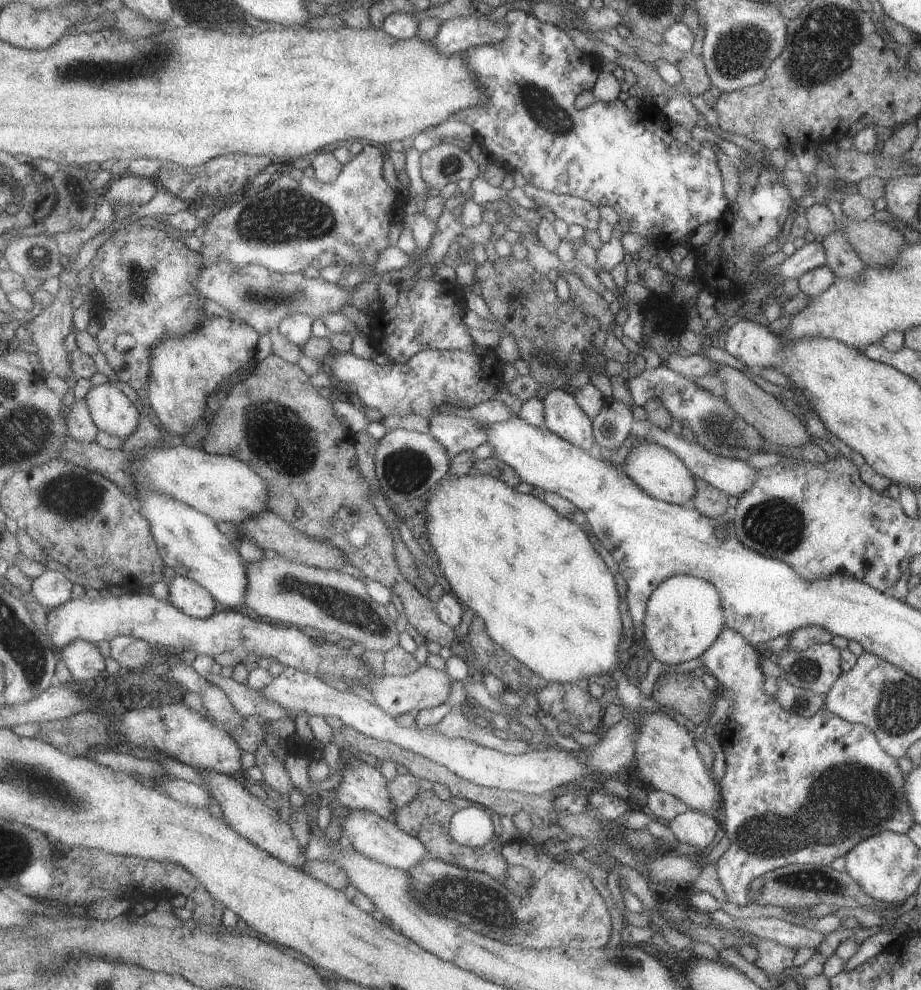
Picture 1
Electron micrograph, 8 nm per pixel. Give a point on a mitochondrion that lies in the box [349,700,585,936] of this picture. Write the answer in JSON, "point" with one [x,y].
{"point":[490,908]}

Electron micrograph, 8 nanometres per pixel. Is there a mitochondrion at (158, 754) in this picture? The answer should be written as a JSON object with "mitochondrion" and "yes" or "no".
{"mitochondrion":"no"}

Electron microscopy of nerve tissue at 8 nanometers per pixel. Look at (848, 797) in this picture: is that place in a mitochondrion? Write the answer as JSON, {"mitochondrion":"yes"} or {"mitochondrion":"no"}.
{"mitochondrion":"yes"}

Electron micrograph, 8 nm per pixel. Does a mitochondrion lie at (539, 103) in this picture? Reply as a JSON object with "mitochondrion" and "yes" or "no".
{"mitochondrion":"yes"}

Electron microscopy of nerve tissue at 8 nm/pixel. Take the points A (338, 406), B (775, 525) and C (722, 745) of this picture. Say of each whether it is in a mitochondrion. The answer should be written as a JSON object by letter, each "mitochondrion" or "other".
{"A":"other","B":"mitochondrion","C":"other"}

